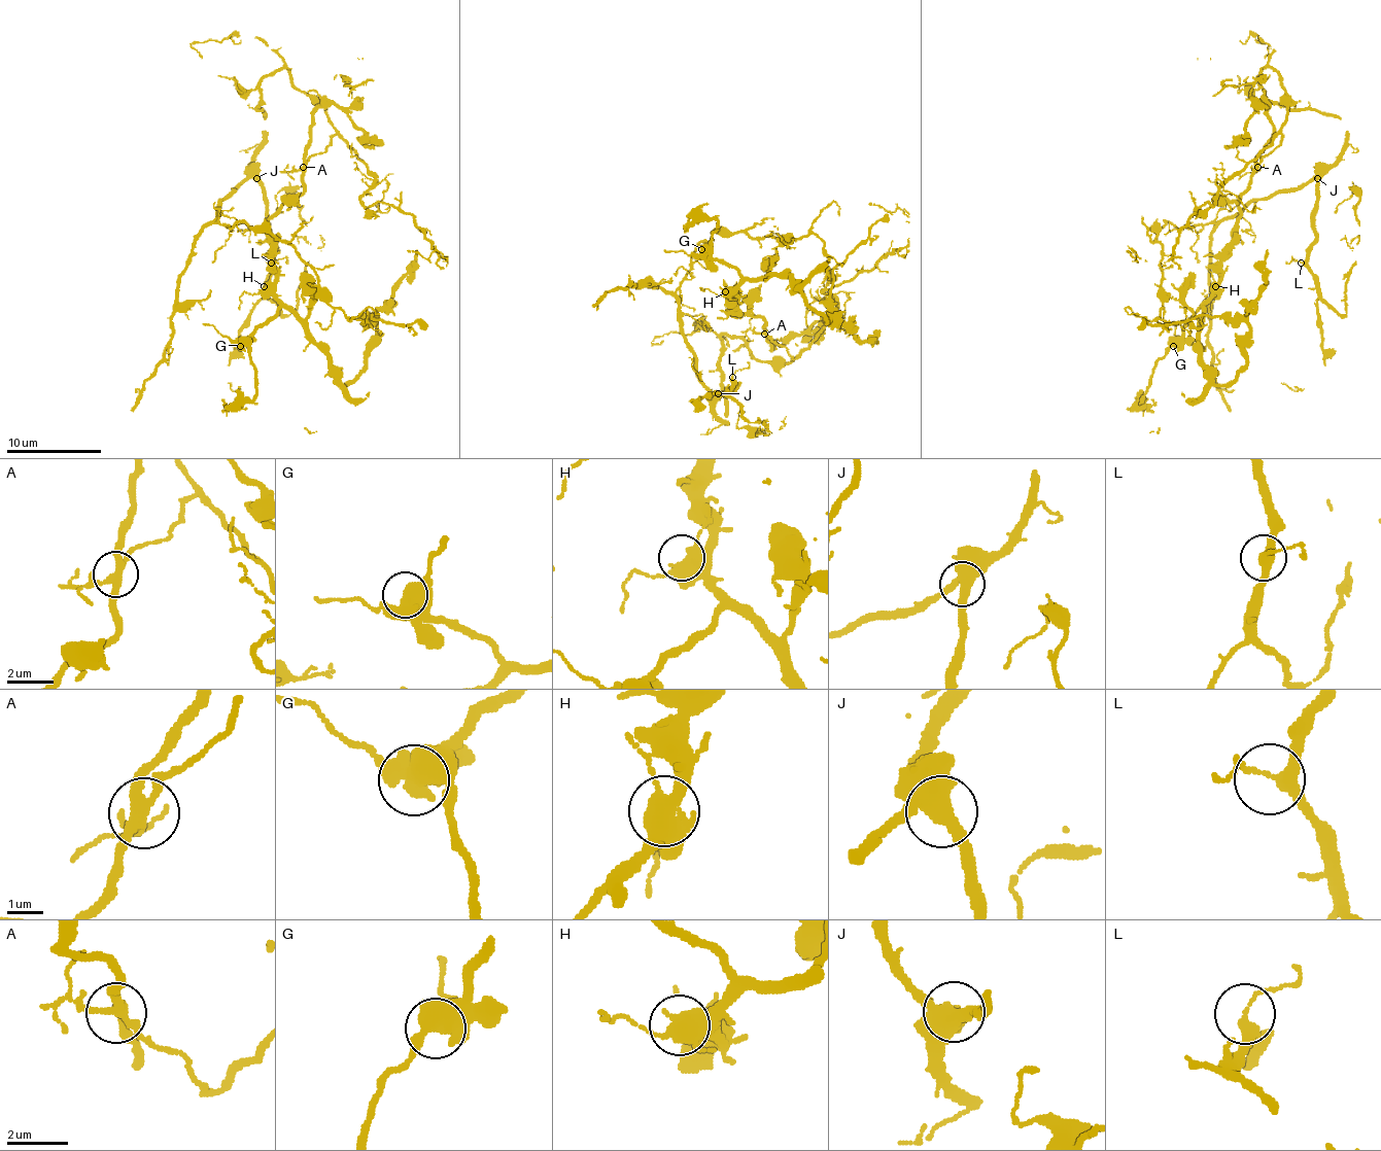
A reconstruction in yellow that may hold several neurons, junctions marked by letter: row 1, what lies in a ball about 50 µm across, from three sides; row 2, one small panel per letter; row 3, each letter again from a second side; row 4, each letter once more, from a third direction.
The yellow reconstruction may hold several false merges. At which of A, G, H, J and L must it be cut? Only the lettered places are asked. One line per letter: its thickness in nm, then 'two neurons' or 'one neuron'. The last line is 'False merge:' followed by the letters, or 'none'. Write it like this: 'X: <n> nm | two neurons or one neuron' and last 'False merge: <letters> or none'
A: 300 nm | two neurons
G: 480 nm | one neuron
H: 500 nm | one neuron
J: 440 nm | one neuron
L: 280 nm | one neuron
False merge: A

